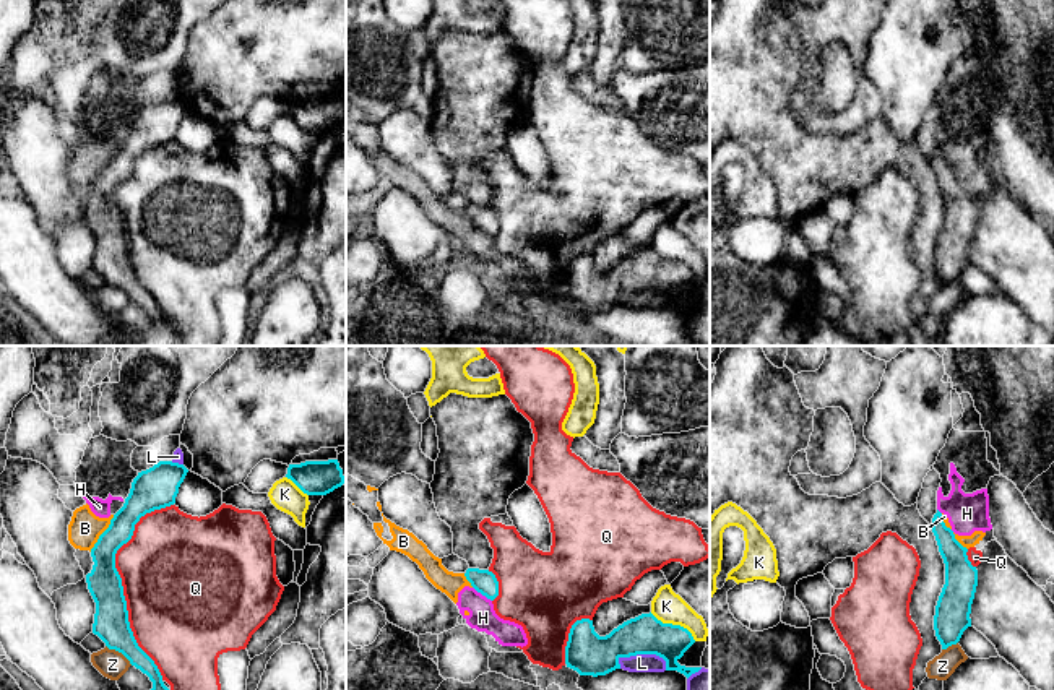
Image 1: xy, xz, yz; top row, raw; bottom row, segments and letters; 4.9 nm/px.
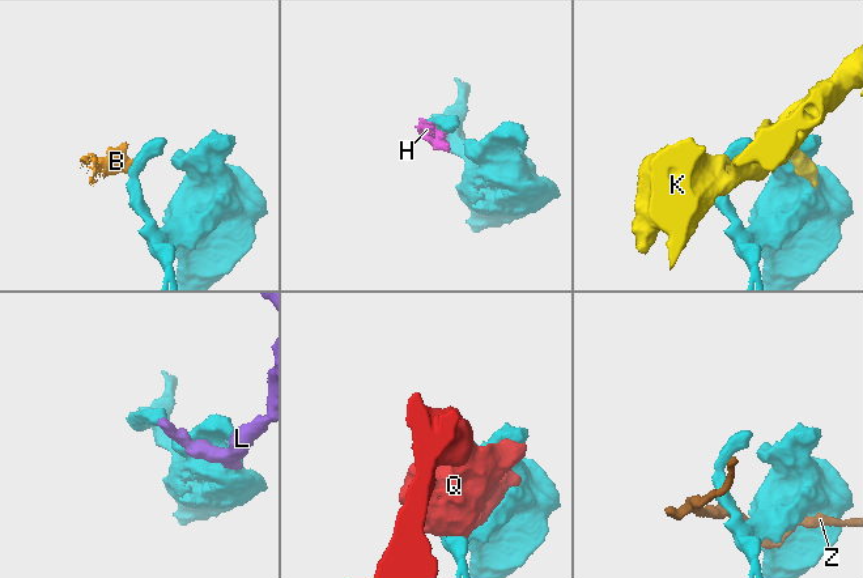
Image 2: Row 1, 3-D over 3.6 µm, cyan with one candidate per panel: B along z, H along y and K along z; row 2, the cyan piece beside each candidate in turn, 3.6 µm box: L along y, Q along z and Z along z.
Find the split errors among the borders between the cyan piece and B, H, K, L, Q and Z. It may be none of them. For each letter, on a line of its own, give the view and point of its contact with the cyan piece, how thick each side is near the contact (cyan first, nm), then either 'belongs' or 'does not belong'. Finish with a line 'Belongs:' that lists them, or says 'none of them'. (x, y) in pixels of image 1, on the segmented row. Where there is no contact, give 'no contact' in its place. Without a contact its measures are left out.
B: meets cyan in xy at (103, 533); 170 nm thick on the cyan side, 160 nm on the other; does not belong
H: meets cyan in xz at (483, 595); 120 nm thick on the cyan side, 140 nm on the other; does not belong
K: meets cyan in xz at (674, 625); 190 nm thick on the cyan side, 160 nm on the other; does not belong
L: meets cyan in xz at (645, 653); 200 nm thick on the cyan side, 100 nm on the other; does not belong
Q: meets cyan in xy at (120, 583); 180 nm thick on the cyan side, 480 nm on the other; does not belong
Z: meets cyan in xy at (119, 651); 180 nm thick on the cyan side, 140 nm on the other; does not belong
Belongs: none of them

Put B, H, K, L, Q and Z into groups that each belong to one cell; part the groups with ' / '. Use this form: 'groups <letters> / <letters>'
groups B H / K / L / Q / Z

